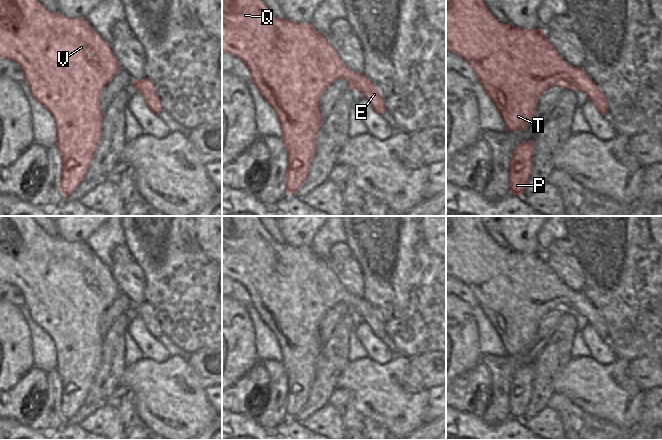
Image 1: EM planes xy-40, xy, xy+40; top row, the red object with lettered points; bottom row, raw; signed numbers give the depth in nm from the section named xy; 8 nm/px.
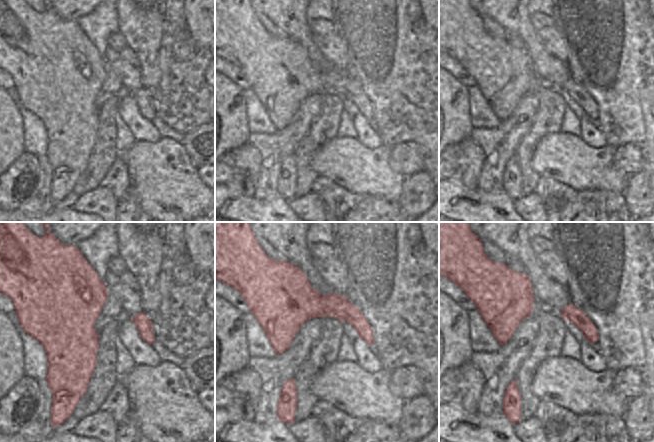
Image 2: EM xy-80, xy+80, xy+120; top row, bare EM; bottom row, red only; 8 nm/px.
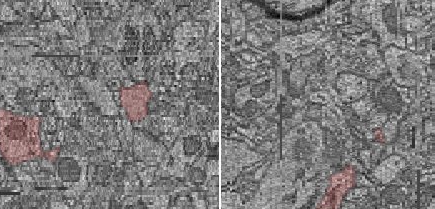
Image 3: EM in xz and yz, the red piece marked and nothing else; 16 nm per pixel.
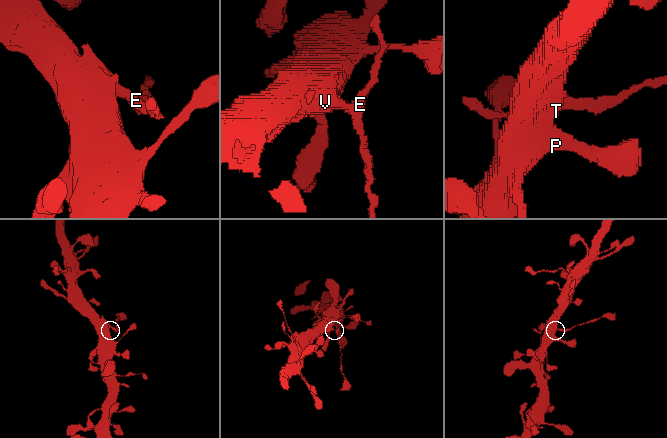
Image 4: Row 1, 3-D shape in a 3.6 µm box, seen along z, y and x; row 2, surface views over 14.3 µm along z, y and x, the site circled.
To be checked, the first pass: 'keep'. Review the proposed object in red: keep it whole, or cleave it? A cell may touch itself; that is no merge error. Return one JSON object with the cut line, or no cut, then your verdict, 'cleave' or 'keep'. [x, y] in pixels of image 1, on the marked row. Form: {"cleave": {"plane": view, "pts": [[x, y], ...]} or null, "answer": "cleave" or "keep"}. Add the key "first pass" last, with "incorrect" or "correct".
{"cleave": {"plane": "xy+40", "pts": [[585, 74], [578, 74], [566, 81]]}, "answer": "cleave", "first pass": "incorrect"}

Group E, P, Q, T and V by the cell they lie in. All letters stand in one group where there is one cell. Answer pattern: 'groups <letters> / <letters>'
groups E / P Q T V

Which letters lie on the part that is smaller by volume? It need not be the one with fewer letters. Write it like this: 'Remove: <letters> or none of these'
Remove: E

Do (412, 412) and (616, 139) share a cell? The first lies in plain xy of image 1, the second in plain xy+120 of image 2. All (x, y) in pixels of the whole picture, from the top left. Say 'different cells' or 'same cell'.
different cells

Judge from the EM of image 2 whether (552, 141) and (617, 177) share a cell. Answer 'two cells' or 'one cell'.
one cell

